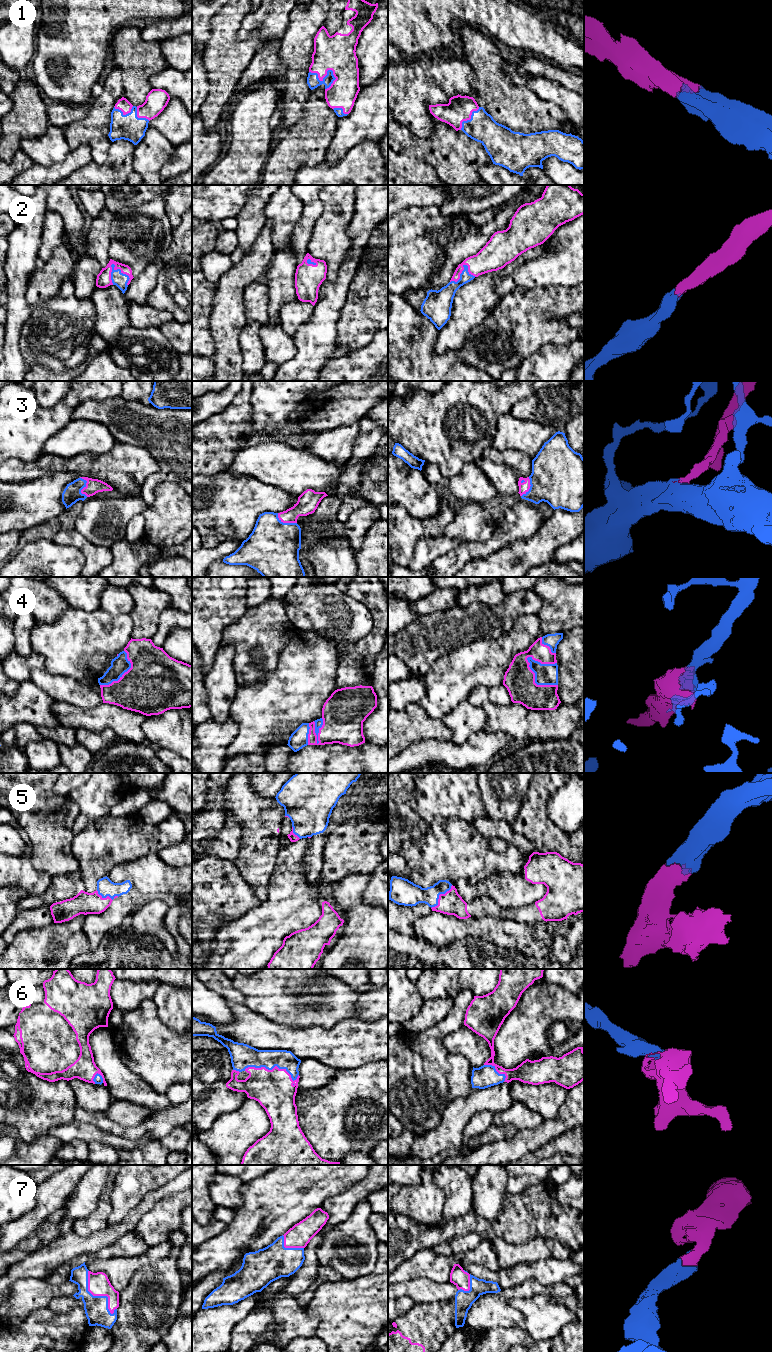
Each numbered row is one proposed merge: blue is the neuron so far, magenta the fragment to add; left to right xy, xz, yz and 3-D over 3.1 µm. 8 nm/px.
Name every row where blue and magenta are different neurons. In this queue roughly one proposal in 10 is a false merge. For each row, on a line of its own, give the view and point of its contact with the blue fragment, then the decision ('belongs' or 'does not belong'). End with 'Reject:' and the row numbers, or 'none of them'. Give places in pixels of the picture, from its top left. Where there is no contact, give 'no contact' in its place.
1: meets blue in xz at (324, 77); belongs
2: meets blue in xy at (122, 273); belongs
3: meets blue in xy at (84, 486); belongs
4: meets blue in yz at (535, 681); belongs
5: meets blue in yz at (438, 896); belongs
6: meets blue in xz at (272, 1068); belongs
7: meets blue in xy at (96, 1296); belongs
Reject: none of them

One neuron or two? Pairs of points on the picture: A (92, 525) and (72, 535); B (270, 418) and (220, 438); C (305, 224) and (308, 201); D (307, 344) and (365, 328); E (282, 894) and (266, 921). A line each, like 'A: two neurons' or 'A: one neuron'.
A: two neurons
B: two neurons
C: one neuron
D: two neurons
E: one neuron

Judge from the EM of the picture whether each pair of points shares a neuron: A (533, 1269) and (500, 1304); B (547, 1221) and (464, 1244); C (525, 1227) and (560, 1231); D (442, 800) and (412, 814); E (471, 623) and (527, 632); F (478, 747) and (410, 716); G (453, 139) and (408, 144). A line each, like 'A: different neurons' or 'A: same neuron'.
A: different neurons
B: different neurons
C: same neuron
D: different neurons
E: different neurons
F: different neurons
G: same neuron

